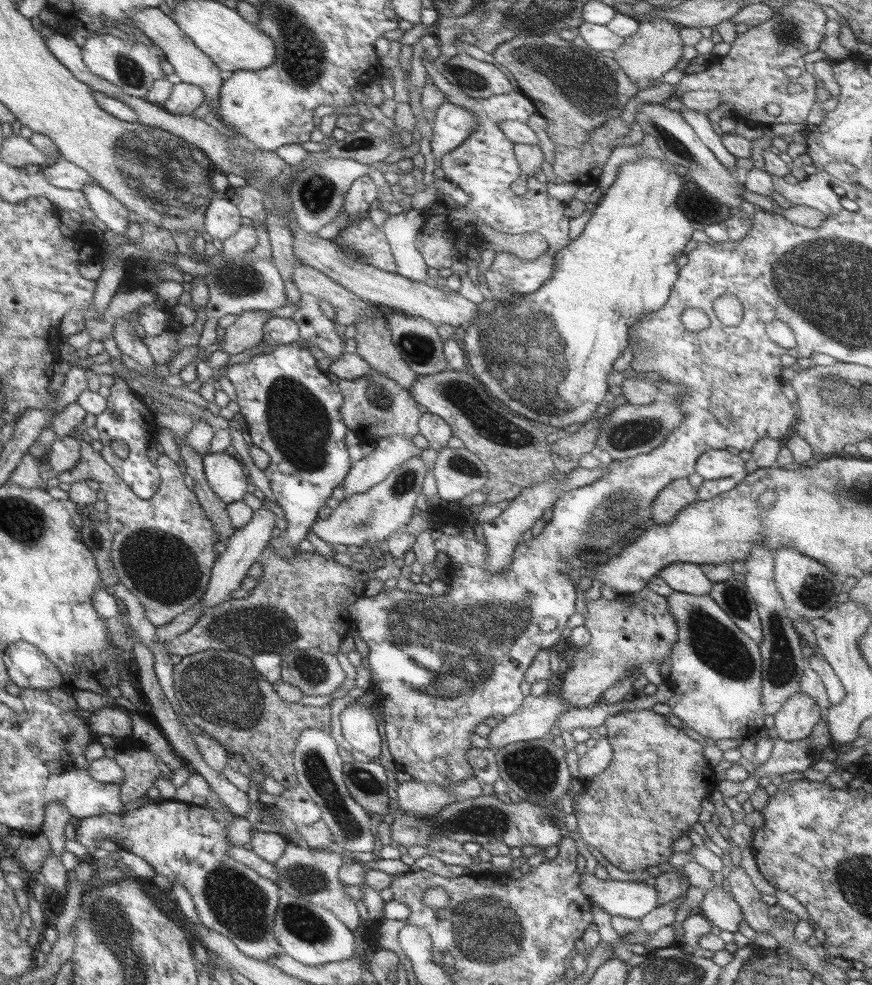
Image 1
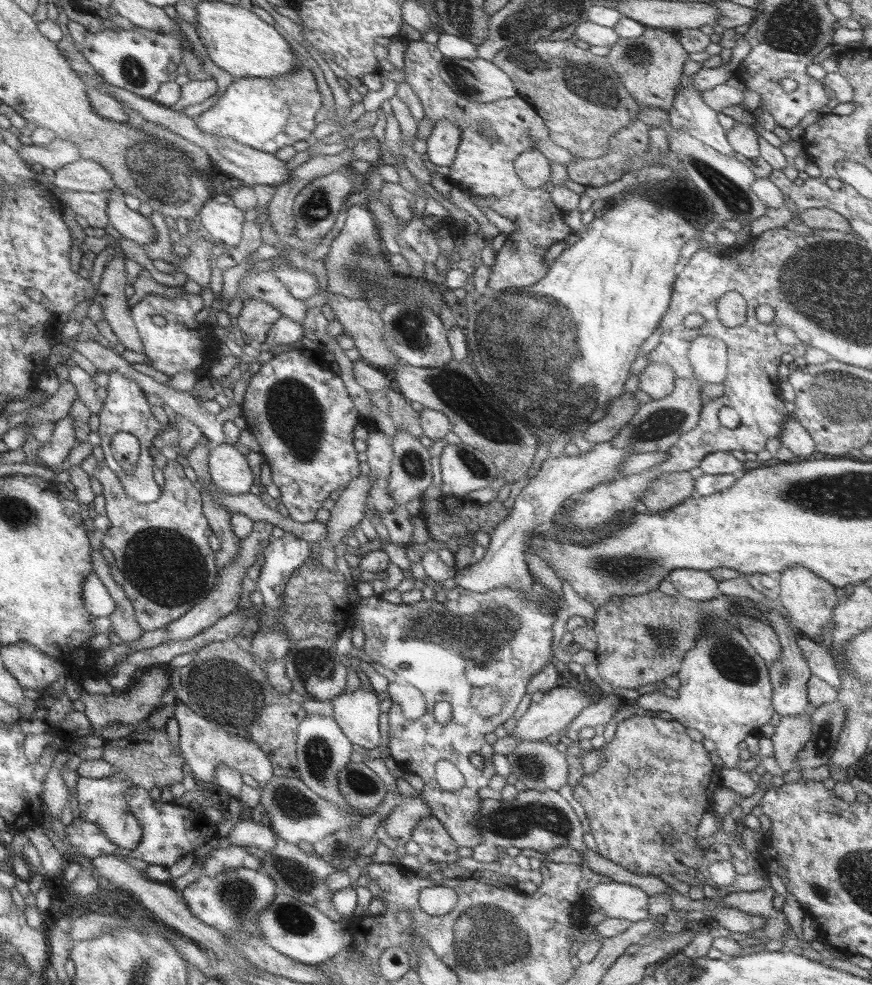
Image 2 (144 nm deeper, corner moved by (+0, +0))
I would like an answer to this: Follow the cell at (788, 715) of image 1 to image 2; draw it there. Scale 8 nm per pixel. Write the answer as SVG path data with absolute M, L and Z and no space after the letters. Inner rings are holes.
M809 714L797 716L783 716L777 726L775 734L771 736L773 742L773 758L777 760L779 768L787 774L793 770L793 760L805 748L811 738L811 718Z

